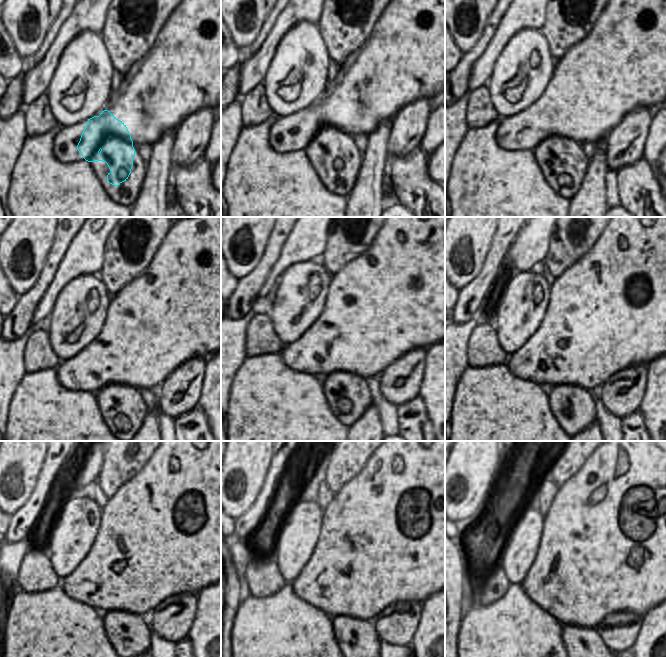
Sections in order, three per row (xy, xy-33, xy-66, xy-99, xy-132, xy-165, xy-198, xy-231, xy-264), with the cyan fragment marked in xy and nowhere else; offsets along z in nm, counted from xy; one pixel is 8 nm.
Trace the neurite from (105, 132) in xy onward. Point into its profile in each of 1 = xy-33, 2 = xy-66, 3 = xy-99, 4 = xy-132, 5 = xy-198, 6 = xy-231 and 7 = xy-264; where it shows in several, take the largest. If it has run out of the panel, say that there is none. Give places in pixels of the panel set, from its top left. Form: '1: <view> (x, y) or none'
1: xy-33 (343, 155)
2: xy-66 (569, 163)
3: xy-99 (121, 384)
4: xy-132 (344, 392)
5: xy-198 (130, 634)
6: xy-231 (358, 640)
7: xy-264 (584, 644)

